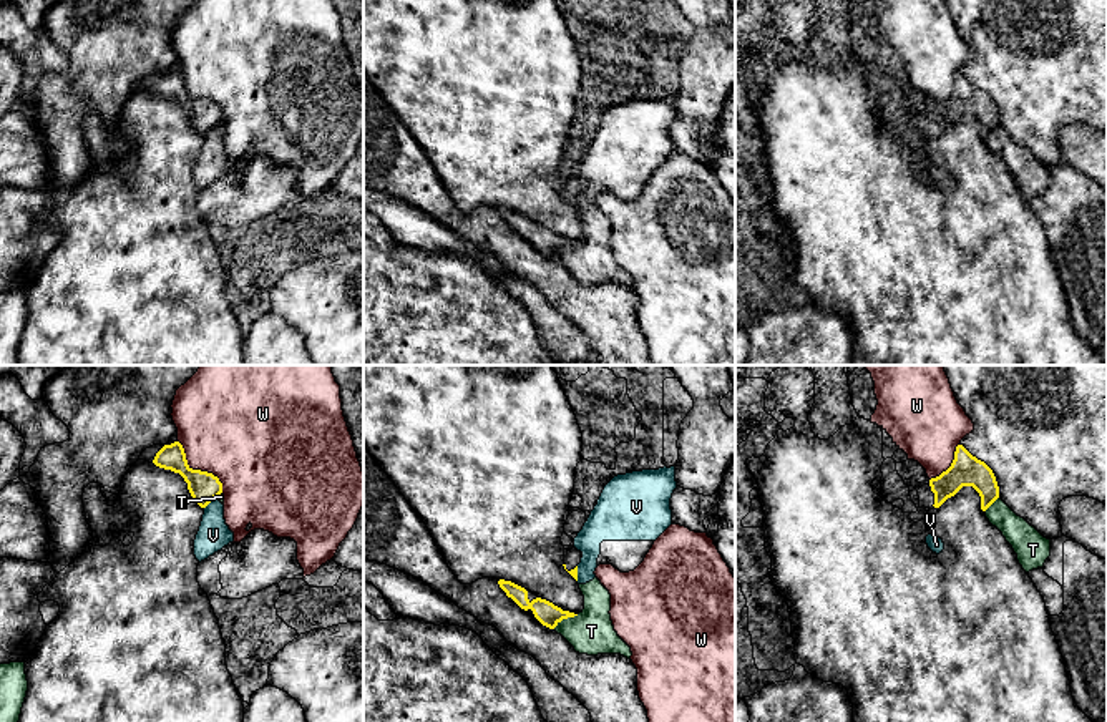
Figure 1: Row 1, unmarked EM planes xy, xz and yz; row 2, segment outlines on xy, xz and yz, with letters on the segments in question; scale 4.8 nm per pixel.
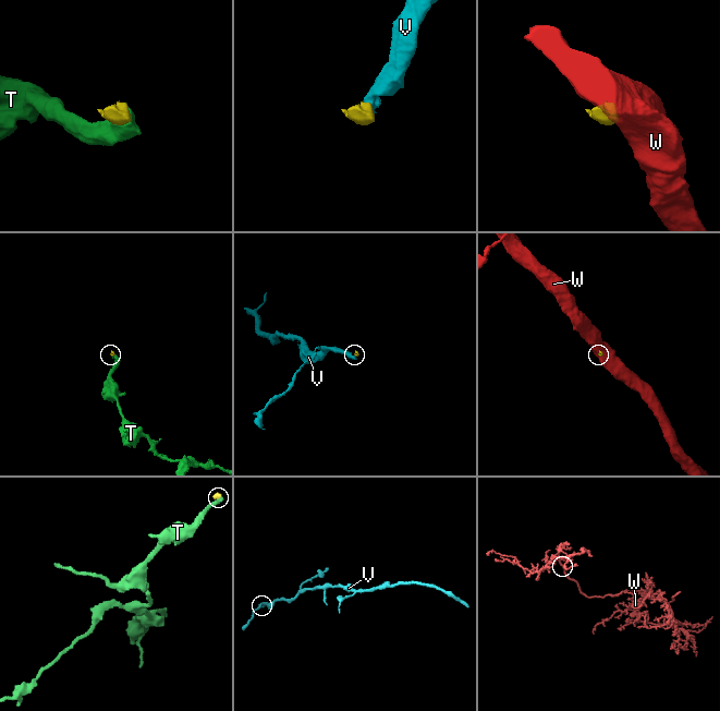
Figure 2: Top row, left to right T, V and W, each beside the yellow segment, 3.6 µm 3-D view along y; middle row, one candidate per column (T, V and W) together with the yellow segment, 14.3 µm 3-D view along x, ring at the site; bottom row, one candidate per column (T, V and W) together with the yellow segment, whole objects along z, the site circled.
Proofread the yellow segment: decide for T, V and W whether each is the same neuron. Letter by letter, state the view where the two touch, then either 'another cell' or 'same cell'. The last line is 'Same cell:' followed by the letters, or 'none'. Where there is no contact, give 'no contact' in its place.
T: contact in xz; another cell
V: contact in xy; another cell
W: contact in xy; another cell
Same cell: none

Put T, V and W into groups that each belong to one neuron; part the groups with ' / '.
T V / W

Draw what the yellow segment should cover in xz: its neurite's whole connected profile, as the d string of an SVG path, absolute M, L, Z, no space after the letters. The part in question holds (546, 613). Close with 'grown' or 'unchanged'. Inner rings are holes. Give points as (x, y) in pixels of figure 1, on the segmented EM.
M500 579L498 584L521 609L549 629L554 629L563 619L578 616L574 612L563 611L553 602L538 598L534 593L526 591L511 581Z; grown

